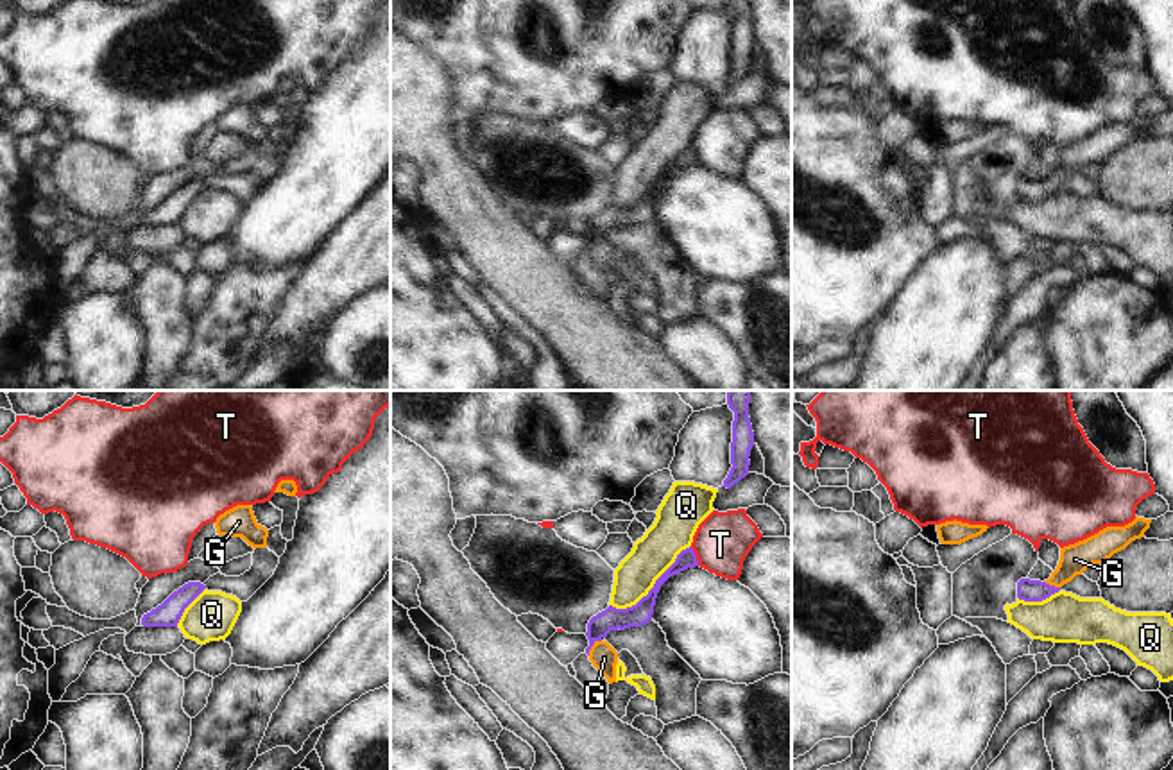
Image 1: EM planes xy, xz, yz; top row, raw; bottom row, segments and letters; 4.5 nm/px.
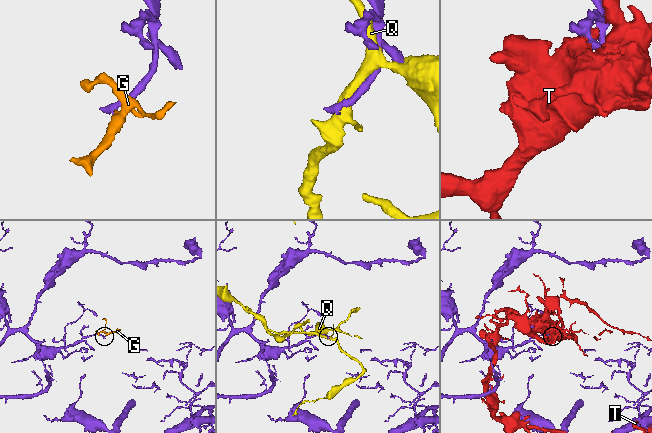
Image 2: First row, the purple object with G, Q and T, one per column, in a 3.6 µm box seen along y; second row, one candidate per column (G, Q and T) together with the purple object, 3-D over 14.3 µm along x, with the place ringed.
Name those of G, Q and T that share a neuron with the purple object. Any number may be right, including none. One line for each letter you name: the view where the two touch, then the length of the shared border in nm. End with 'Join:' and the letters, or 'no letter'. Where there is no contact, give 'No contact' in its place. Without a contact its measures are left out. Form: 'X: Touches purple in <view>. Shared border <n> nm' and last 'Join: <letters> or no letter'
G: Touches purple in xz. Shared border 90 nm
Join: G

